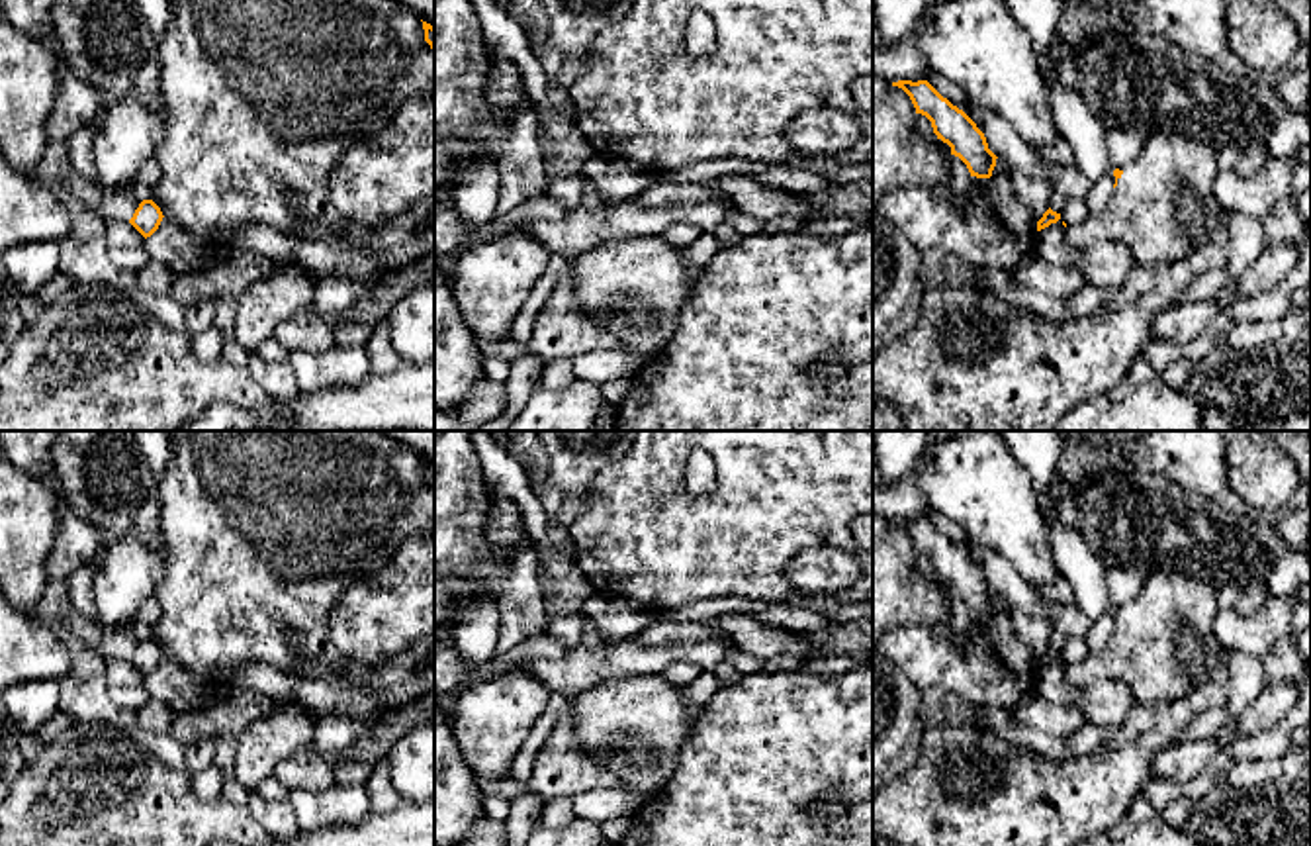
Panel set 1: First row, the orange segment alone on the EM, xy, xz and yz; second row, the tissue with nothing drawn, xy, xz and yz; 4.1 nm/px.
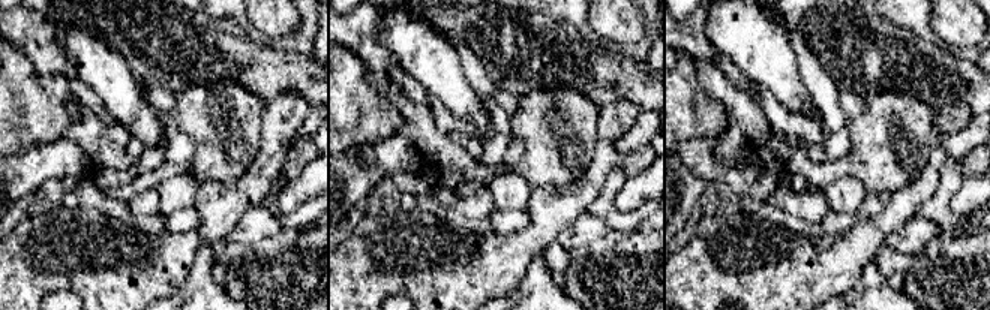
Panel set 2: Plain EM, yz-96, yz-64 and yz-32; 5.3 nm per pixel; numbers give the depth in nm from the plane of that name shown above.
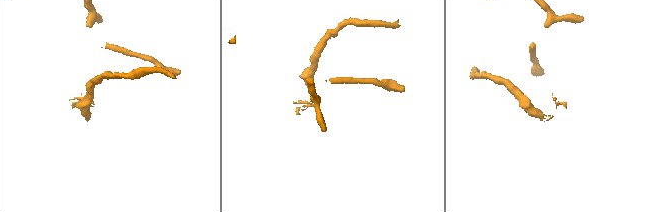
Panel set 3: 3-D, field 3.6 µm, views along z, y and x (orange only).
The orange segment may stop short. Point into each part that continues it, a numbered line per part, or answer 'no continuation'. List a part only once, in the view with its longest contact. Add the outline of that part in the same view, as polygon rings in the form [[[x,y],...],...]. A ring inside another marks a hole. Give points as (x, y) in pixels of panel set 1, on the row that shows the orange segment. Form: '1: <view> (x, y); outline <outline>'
1: yz (1163, 208); outline [[[1151,133],[1141,153],[1133,161],[1119,166],[1119,170],[1123,174],[1117,178],[1109,206],[1102,213],[1078,225],[1064,227],[1066,241],[1080,253],[1094,243],[1117,241],[1127,247],[1137,266],[1172,266],[1203,245],[1217,229],[1221,221],[1221,206],[1213,192],[1215,178],[1219,174],[1217,149],[1207,143],[1188,133]]]

